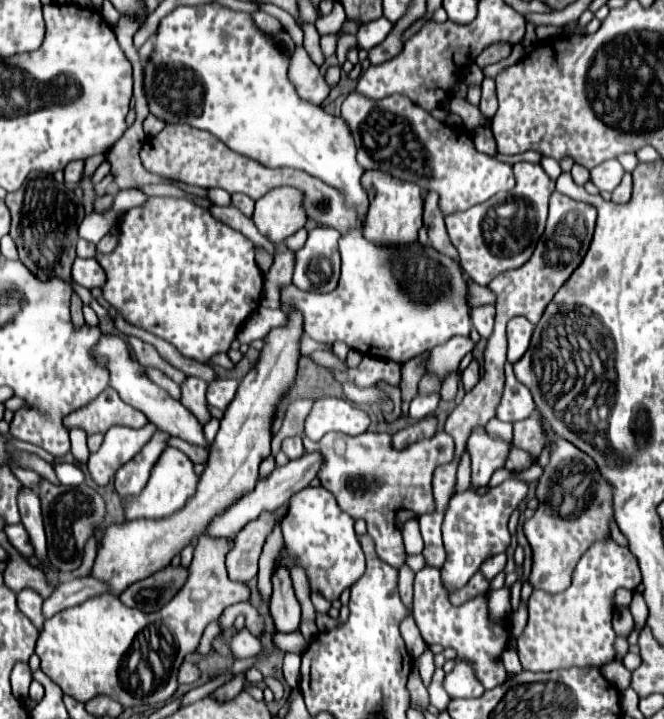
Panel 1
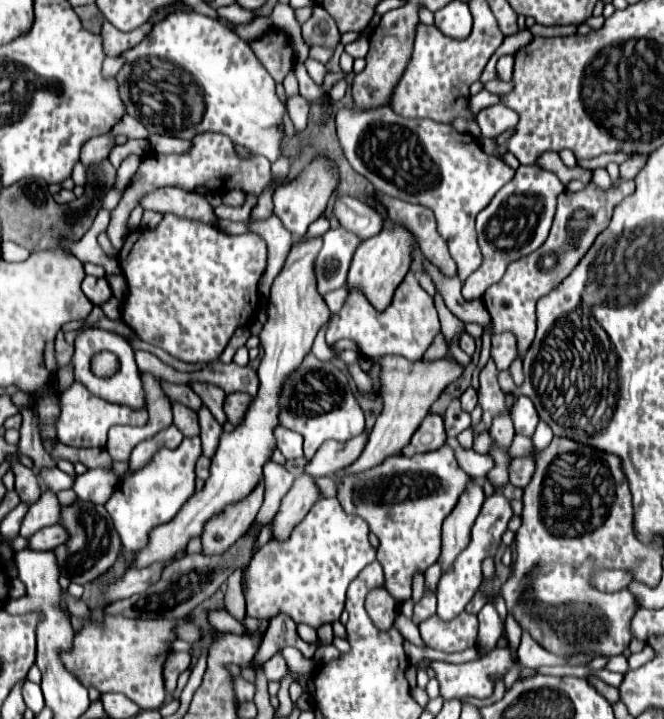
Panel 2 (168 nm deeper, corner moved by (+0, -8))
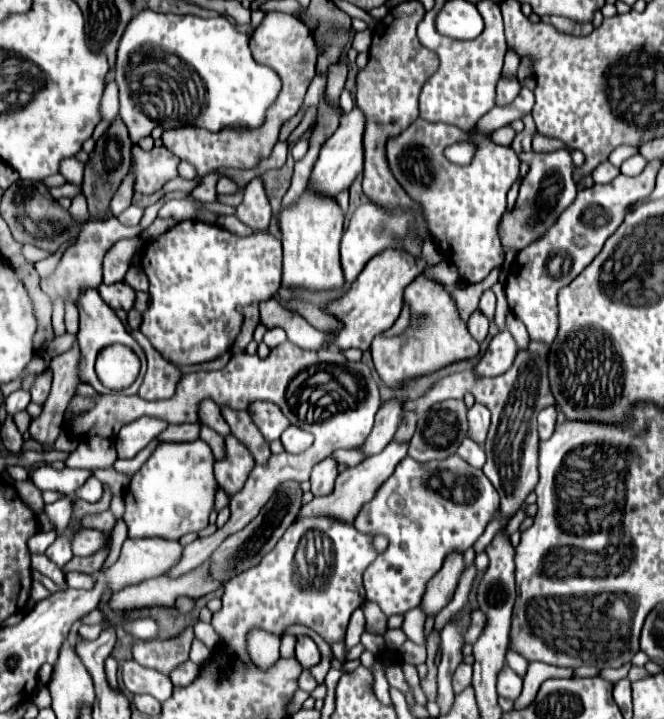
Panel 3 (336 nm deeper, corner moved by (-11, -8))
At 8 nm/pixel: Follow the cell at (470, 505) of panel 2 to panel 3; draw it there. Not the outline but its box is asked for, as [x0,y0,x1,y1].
[422,551,464,615]

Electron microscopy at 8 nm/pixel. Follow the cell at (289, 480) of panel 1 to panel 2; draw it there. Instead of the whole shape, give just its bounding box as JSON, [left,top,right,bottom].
[305,431,367,477]

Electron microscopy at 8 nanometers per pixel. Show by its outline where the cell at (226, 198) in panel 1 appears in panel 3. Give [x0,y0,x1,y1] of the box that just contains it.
[236,177,272,229]

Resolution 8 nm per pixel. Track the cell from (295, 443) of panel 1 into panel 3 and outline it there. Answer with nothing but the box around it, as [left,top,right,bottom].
[280,425,314,455]

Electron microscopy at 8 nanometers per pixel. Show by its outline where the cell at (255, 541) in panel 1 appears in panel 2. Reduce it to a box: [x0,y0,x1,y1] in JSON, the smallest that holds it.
[273,475,319,539]

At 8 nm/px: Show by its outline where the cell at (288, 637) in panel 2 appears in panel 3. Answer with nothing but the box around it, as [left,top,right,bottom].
[296,635,320,669]

